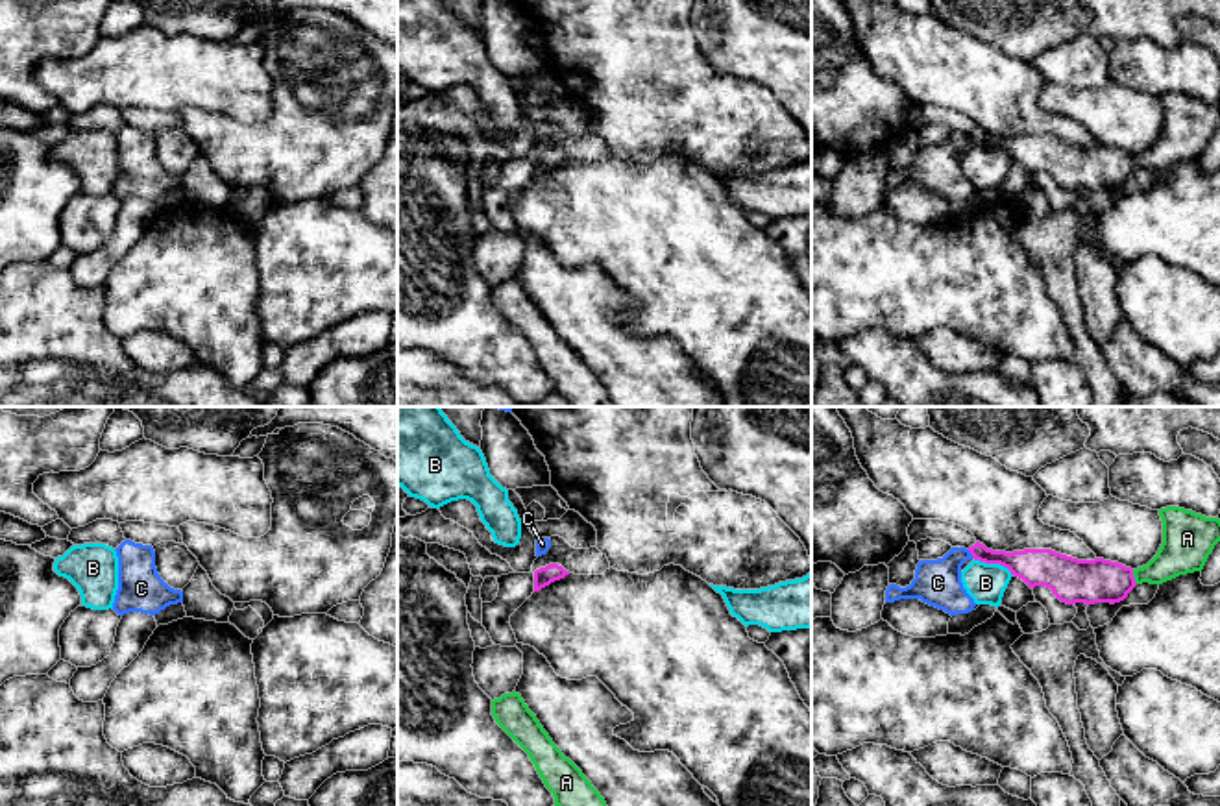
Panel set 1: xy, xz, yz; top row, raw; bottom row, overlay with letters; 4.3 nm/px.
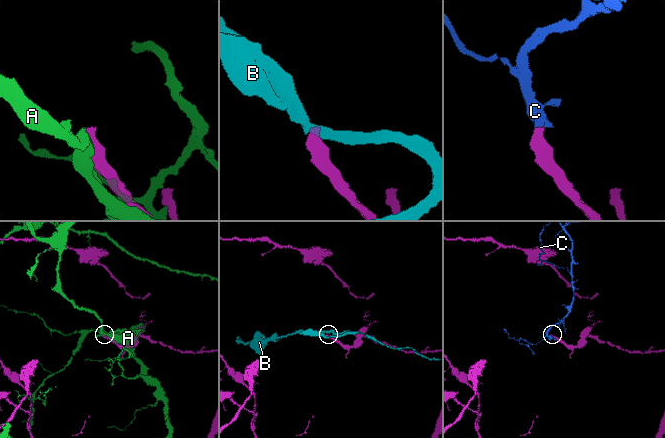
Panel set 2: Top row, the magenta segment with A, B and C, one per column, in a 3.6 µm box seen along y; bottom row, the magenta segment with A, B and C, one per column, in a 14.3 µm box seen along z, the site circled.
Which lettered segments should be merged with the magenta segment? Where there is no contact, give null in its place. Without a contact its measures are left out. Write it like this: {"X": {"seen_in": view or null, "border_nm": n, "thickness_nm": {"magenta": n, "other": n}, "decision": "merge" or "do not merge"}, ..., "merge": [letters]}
{"A": {"seen_in": "yz", "border_nm": 70, "thickness_nm": {"magenta": 190, "other": 200}, "decision": "do not merge"}, "B": {"seen_in": "yz", "border_nm": 180, "thickness_nm": {"magenta": 160, "other": 180}, "decision": "do not merge"}, "C": {"seen_in": "yz", "border_nm": 50, "thickness_nm": {"magenta": 130, "other": 200}, "decision": "merge"}, "merge": ["C"]}

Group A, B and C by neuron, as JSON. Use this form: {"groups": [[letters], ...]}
{"groups": [["A"], ["B"], ["C"]]}

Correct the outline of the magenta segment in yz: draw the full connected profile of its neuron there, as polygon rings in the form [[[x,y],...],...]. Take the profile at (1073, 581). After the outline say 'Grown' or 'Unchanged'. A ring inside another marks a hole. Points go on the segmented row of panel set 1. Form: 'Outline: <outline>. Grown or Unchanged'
Outline: [[[976,542],[972,547],[952,547],[943,558],[921,560],[909,586],[889,584],[885,603],[921,599],[950,616],[969,614],[976,603],[961,582],[967,560],[1000,564],[1030,588],[1046,586],[1067,604],[1120,603],[1137,586],[1133,569],[1118,562],[1078,560],[1052,549],[993,551]]]. Grown

